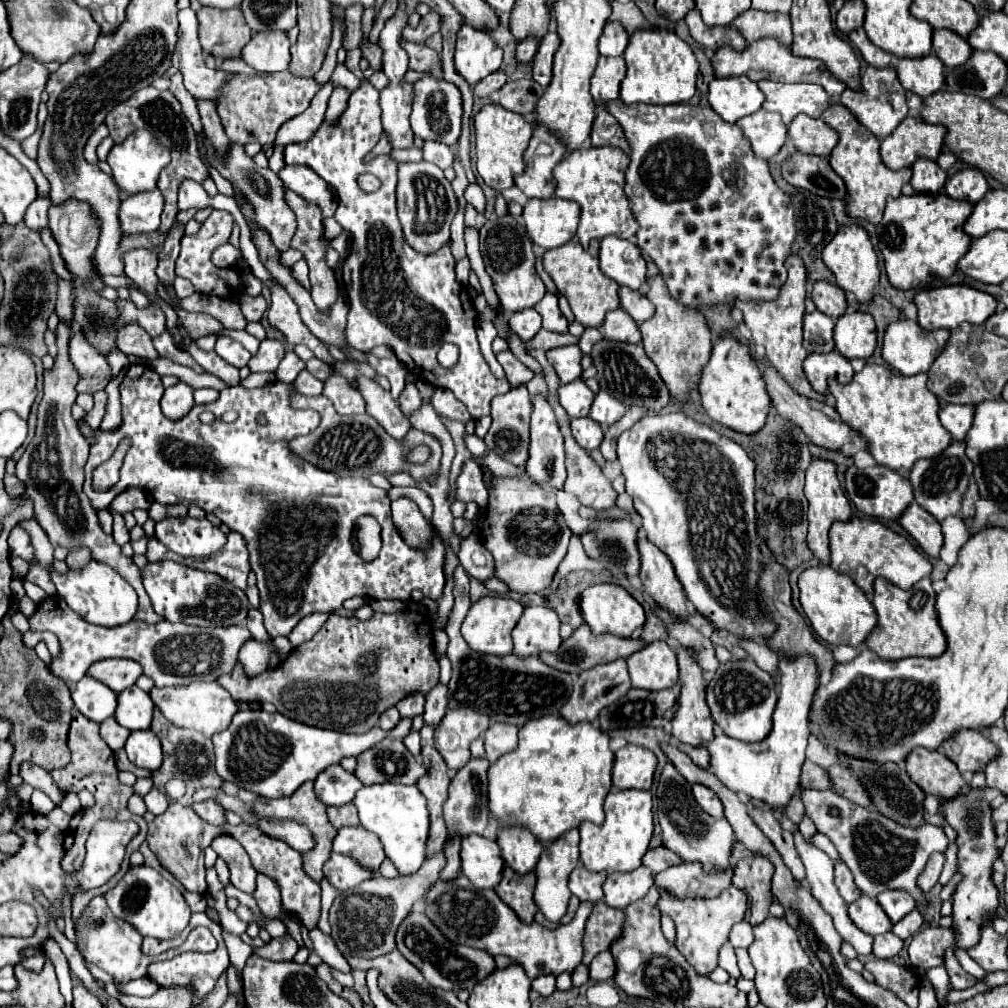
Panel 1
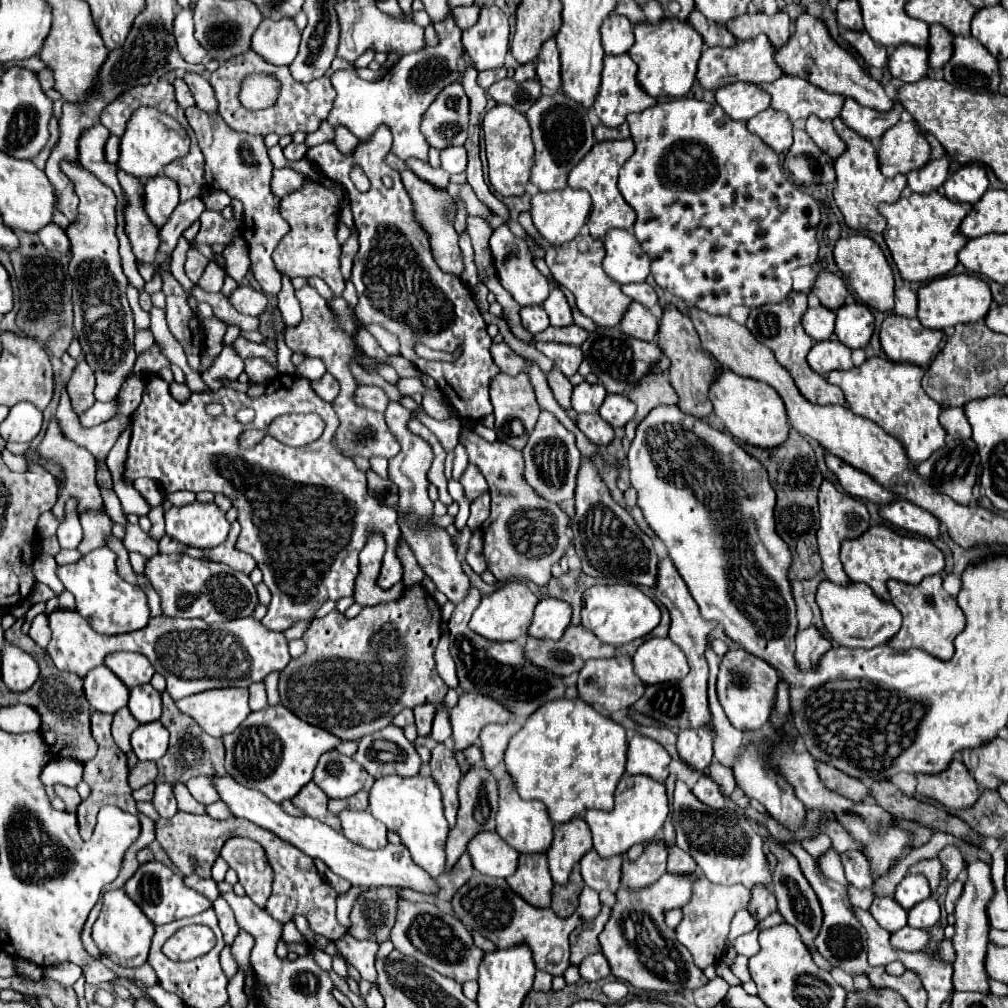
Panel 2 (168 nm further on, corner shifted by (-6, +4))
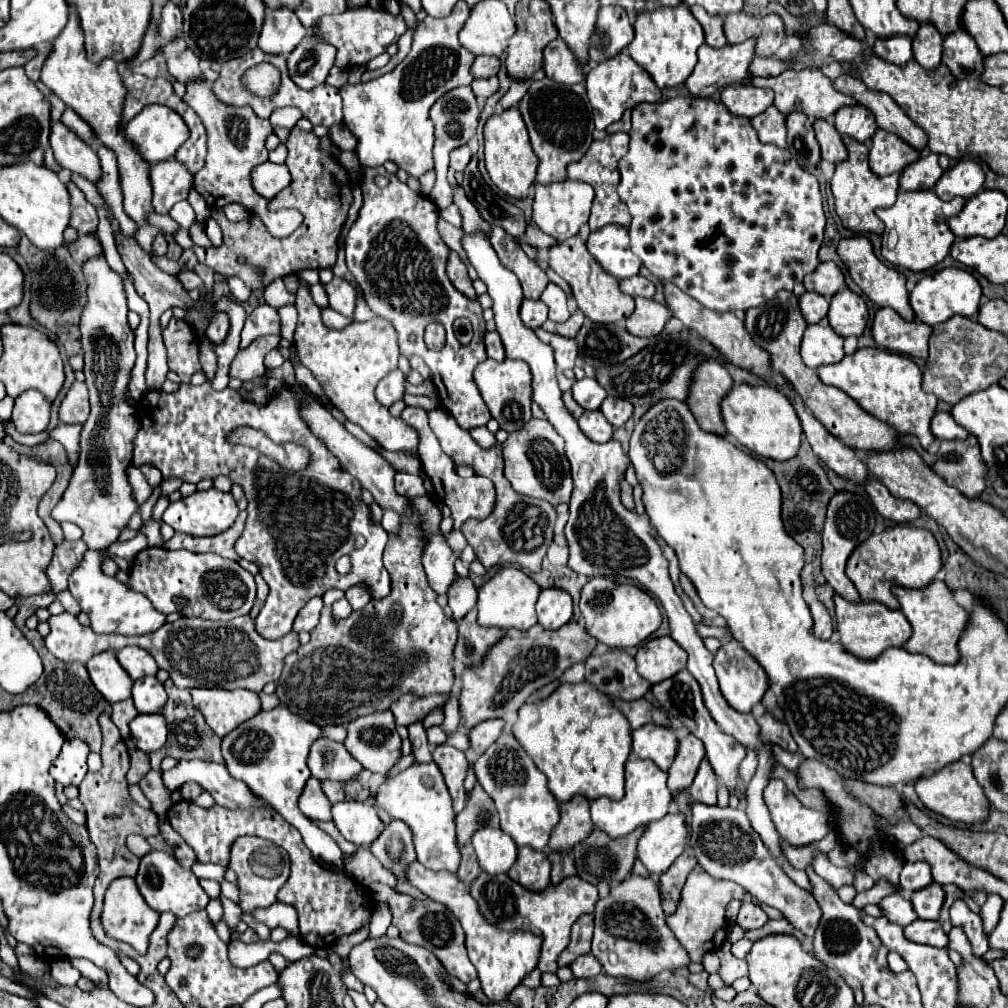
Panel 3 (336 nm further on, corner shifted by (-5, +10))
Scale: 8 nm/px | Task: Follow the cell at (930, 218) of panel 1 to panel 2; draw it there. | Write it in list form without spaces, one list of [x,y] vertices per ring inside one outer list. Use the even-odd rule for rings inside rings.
[[[941,192],[911,194],[909,198],[901,198],[893,204],[879,204],[879,214],[887,220],[883,238],[903,280],[929,282],[955,268],[959,262],[957,254],[967,242],[967,238],[959,232],[959,224],[971,208],[971,204],[947,200]]]

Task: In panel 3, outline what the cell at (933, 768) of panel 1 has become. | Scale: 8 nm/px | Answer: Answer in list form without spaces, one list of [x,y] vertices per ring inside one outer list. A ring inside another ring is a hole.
[[[954,762],[954,766],[946,766],[946,770],[938,770],[930,776],[918,778],[914,788],[926,808],[950,818],[952,822],[976,824],[976,822],[986,820],[988,800],[984,798],[982,786],[976,782],[974,774],[972,774],[972,766],[968,766],[964,762]]]

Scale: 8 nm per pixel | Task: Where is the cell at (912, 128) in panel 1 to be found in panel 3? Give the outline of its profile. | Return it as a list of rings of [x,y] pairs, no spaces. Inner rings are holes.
[[[876,130],[870,146],[870,168],[878,176],[890,176],[902,172],[910,162],[916,162],[920,152],[906,144],[902,138],[886,130]]]

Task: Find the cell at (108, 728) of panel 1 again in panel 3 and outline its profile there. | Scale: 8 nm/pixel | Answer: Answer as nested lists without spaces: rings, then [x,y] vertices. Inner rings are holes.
[[[128,698],[128,700],[122,700],[122,702],[118,702],[118,704],[112,704],[112,722],[118,726],[118,730],[120,730],[120,736],[126,740],[130,734],[128,734],[128,724],[130,724],[130,720],[132,718],[136,718],[138,716],[138,712],[136,712],[136,708],[134,708],[134,704],[132,704],[132,700]]]

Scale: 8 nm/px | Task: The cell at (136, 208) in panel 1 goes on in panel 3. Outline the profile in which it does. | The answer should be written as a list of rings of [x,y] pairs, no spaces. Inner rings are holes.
[[[172,158],[150,166],[150,182],[154,188],[154,210],[158,214],[168,214],[176,202],[188,196],[192,174]]]

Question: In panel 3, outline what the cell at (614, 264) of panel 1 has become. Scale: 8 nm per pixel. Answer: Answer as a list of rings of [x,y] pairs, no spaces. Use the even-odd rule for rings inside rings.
[[[618,224],[592,232],[588,238],[588,250],[600,262],[600,266],[618,280],[636,276],[642,266],[640,258],[630,250],[628,228]]]

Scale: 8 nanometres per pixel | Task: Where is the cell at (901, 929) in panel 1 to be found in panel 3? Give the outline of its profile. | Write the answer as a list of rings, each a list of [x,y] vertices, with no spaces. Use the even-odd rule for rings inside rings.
[[[932,882],[930,886],[926,886],[924,890],[918,890],[916,894],[910,896],[914,912],[918,914],[918,918],[922,920],[936,920],[944,902],[944,890],[940,884]]]

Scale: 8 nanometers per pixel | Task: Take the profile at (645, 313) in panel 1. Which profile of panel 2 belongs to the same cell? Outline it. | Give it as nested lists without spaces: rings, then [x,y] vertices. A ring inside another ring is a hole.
[[[641,282],[641,284],[625,284],[623,286],[623,292],[629,298],[633,298],[635,302],[639,302],[639,304],[643,304],[647,308],[653,308],[657,304],[657,292],[647,282]]]

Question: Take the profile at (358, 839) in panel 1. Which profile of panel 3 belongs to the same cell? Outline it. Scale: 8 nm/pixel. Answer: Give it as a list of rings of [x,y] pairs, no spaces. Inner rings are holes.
[[[338,802],[332,806],[332,818],[340,834],[356,846],[370,846],[384,830],[376,808],[364,802]]]

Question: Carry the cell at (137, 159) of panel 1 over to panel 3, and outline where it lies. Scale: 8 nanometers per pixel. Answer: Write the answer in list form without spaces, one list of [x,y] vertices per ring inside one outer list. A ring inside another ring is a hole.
[[[148,104],[144,106],[124,128],[124,136],[126,140],[140,152],[140,156],[148,162],[148,164],[156,164],[162,160],[170,160],[176,150],[188,140],[188,126],[186,122],[180,118],[178,112],[174,112],[168,106],[160,106],[160,104]]]

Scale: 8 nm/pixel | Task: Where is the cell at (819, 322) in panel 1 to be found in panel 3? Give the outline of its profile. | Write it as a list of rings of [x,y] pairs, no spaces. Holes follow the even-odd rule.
[[[804,292],[800,298],[800,310],[806,318],[808,324],[818,324],[826,318],[828,314],[828,300],[822,298],[820,294],[814,294],[814,292]]]

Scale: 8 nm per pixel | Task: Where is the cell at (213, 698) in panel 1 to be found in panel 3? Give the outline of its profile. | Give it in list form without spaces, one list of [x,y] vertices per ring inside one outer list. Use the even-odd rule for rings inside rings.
[[[192,688],[192,702],[220,738],[260,712],[260,698],[250,690]]]

